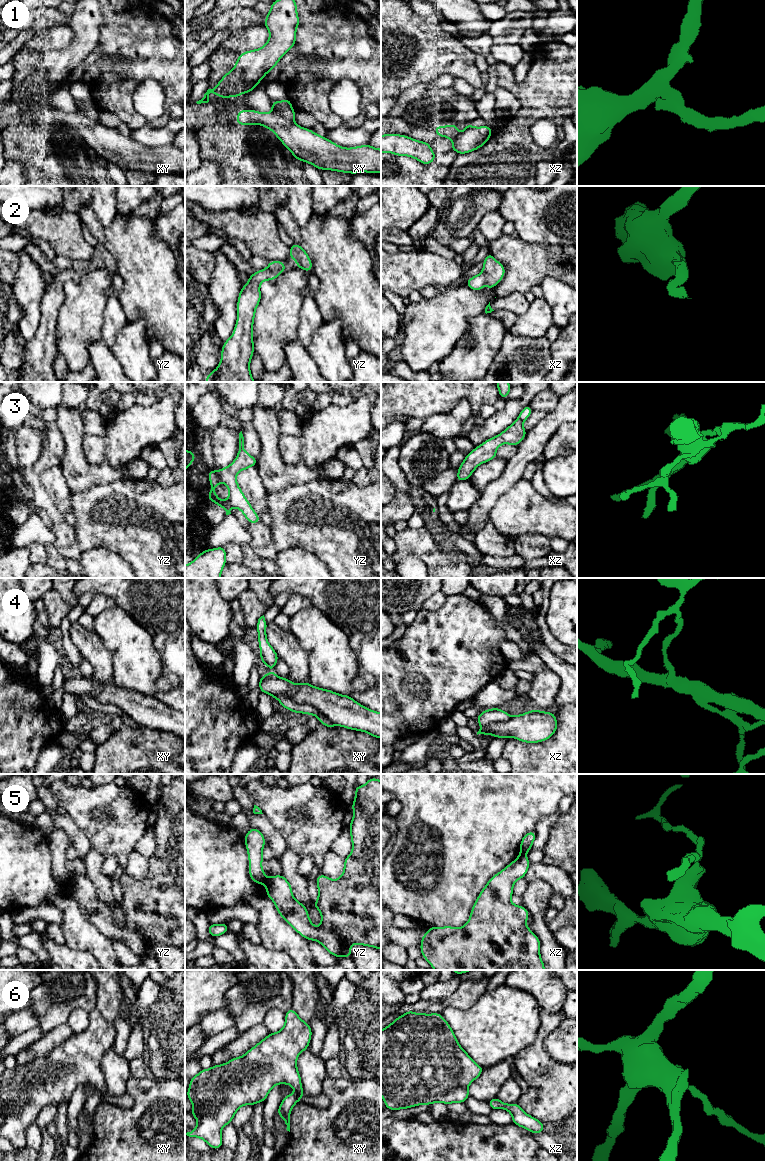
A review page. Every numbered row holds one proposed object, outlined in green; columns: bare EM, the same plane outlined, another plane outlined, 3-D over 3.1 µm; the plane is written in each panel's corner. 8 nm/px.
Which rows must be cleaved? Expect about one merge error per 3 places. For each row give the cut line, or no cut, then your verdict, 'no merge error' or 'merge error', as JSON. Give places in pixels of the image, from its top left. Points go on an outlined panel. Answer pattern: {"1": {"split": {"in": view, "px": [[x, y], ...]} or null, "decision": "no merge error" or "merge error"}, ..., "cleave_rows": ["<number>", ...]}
{"1": {"split": {"in": "xy", "px": [[272, 111], [293, 121]]}, "decision": "merge error"}, "2": {"split": null, "decision": "no merge error"}, "3": {"split": null, "decision": "no merge error"}, "4": {"split": {"in": "xy", "px": [[277, 697], [284, 696], [296, 702], [308, 703], [334, 723]]}, "decision": "merge error"}, "5": {"split": {"in": "yz", "px": [[267, 878], [264, 883]]}, "decision": "merge error"}, "6": {"split": null, "decision": "no merge error"}, "cleave_rows": ["1", "4", "5"]}

